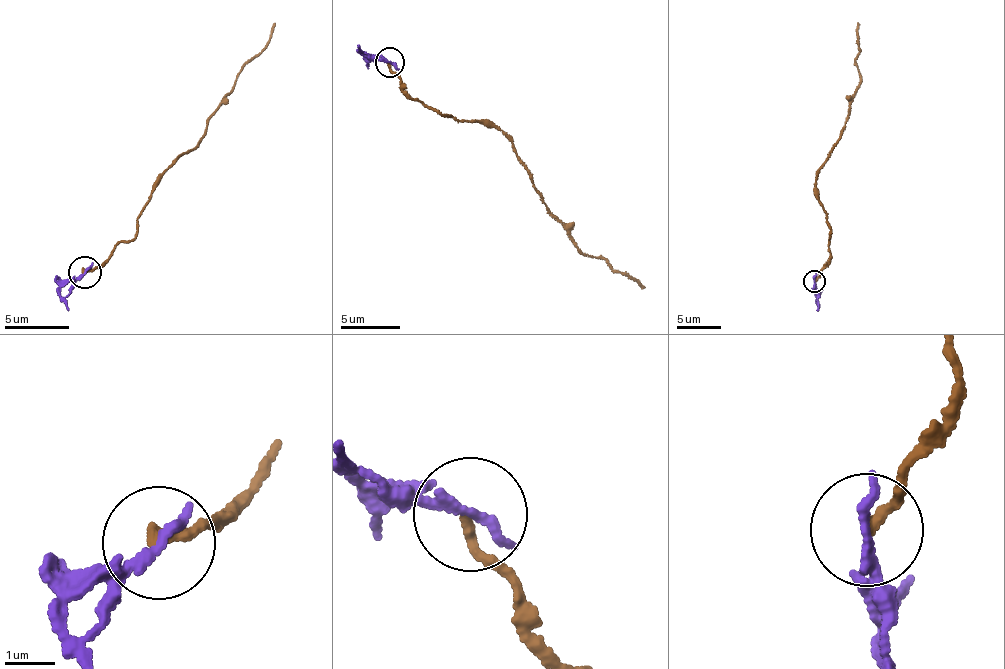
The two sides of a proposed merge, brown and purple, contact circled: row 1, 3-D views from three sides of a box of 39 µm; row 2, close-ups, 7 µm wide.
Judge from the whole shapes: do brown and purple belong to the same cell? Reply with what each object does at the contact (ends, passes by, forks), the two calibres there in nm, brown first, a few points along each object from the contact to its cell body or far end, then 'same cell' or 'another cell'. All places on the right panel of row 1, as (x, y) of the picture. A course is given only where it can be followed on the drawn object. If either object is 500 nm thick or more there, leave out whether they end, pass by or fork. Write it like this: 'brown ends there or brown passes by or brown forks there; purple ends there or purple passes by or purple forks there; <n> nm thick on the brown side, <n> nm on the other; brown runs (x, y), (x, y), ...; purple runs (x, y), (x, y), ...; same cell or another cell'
brown ends there; purple ends there; 180 nm thick on the brown side, 260 nm on the other; brown runs (816, 281), (827, 264), (829, 231), (827, 214), (817, 193), (818, 175), (844, 129), (861, 80), (858, 22); purple runs (815, 280), (816, 310); another cell

